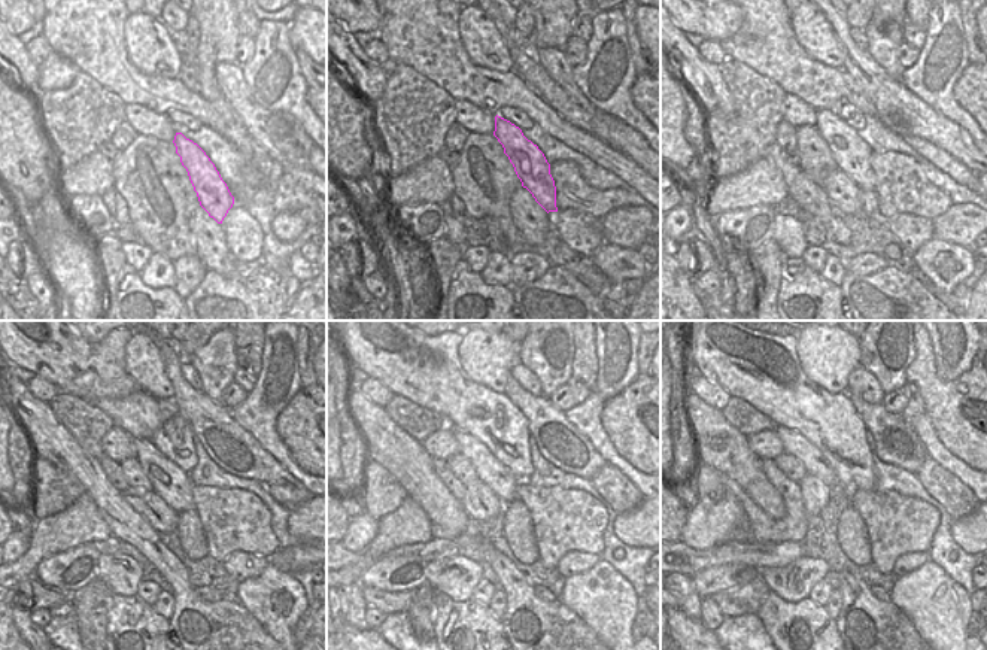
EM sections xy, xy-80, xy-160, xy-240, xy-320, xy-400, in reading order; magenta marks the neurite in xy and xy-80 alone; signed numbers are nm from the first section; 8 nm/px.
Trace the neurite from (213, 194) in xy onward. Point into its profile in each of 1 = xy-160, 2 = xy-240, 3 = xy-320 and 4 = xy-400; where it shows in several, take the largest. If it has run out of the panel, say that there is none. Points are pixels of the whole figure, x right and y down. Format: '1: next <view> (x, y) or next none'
1: next xy-160 (852, 155)
2: next xy-240 (170, 482)
3: next xy-320 (491, 471)
4: next xy-400 (793, 443)

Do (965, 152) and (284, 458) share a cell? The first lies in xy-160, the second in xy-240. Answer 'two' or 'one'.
two

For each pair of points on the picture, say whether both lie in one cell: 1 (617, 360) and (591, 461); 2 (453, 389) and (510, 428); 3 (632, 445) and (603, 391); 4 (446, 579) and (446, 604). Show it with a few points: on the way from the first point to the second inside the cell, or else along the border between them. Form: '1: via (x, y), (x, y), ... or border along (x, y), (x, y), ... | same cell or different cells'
1: border along (570, 422), (606, 462) | different cells
2: via (471, 395), (477, 395), (494, 412), (495, 424) | same cell
3: border along (637, 377), (604, 404), (600, 421), (606, 433) | different cells
4: border along (436, 589), (455, 601), (471, 600) | different cells

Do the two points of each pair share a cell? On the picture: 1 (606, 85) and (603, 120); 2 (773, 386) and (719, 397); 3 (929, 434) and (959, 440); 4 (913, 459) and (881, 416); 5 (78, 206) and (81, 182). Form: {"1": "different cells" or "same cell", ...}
{"1": "different cells", "2": "different cells", "3": "different cells", "4": "same cell", "5": "different cells"}

